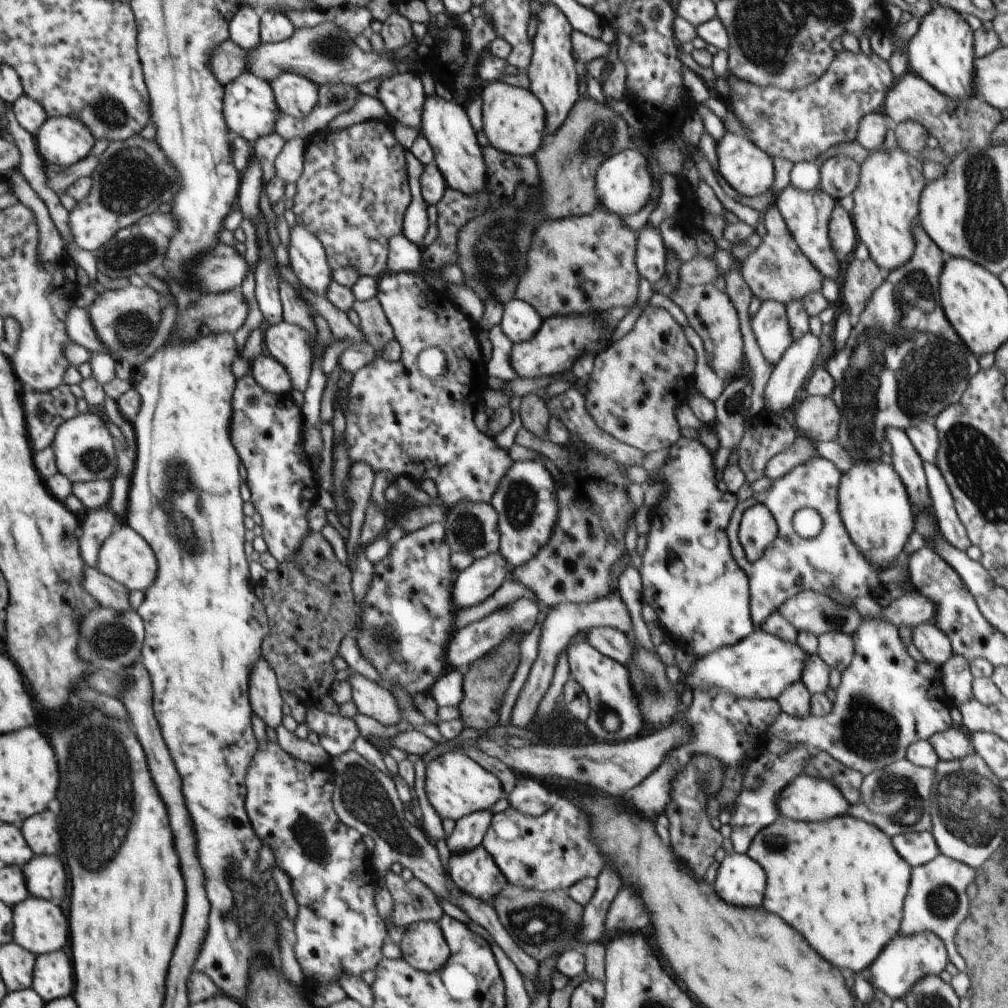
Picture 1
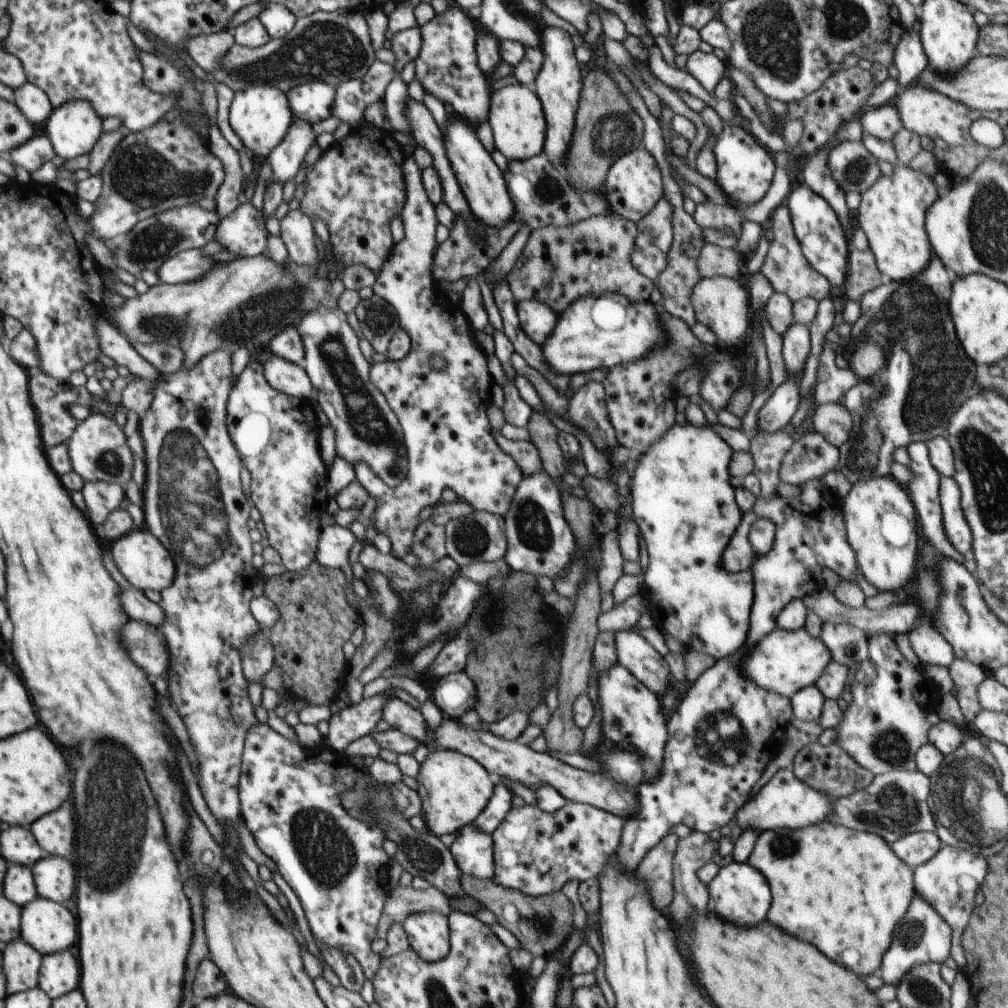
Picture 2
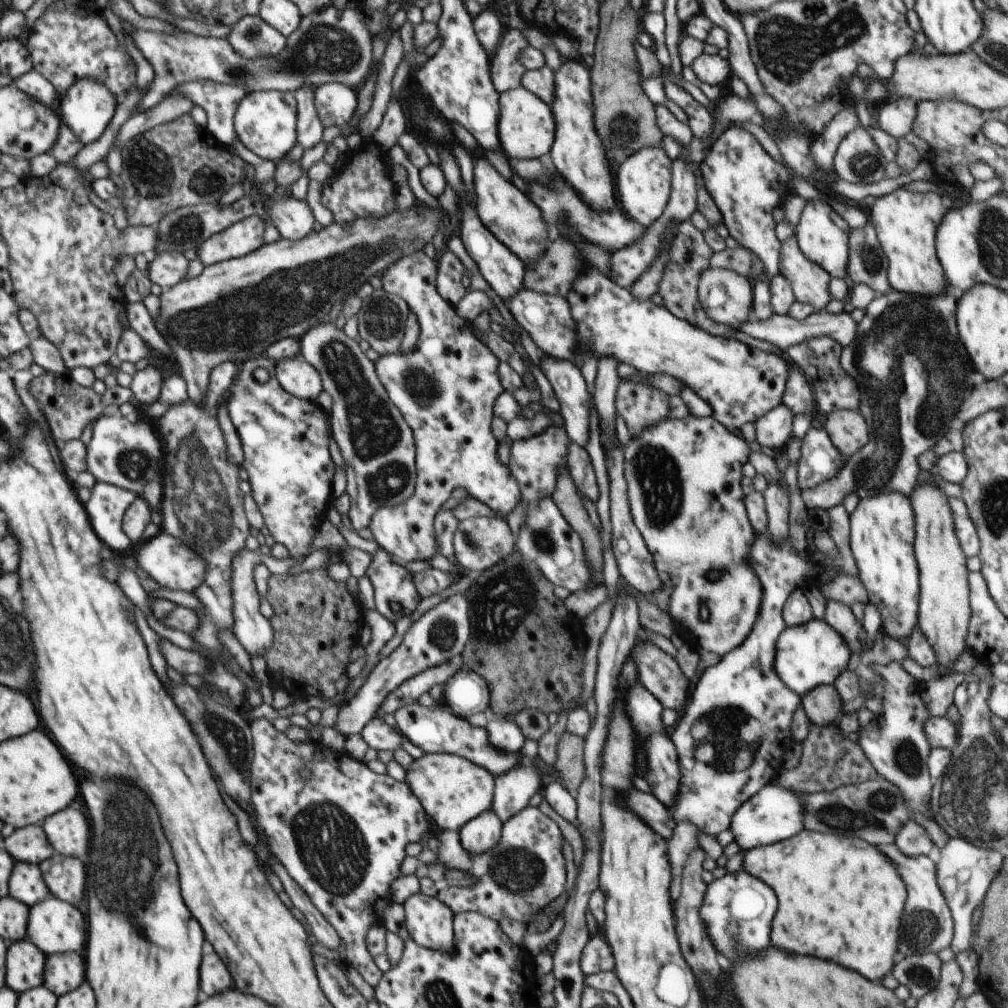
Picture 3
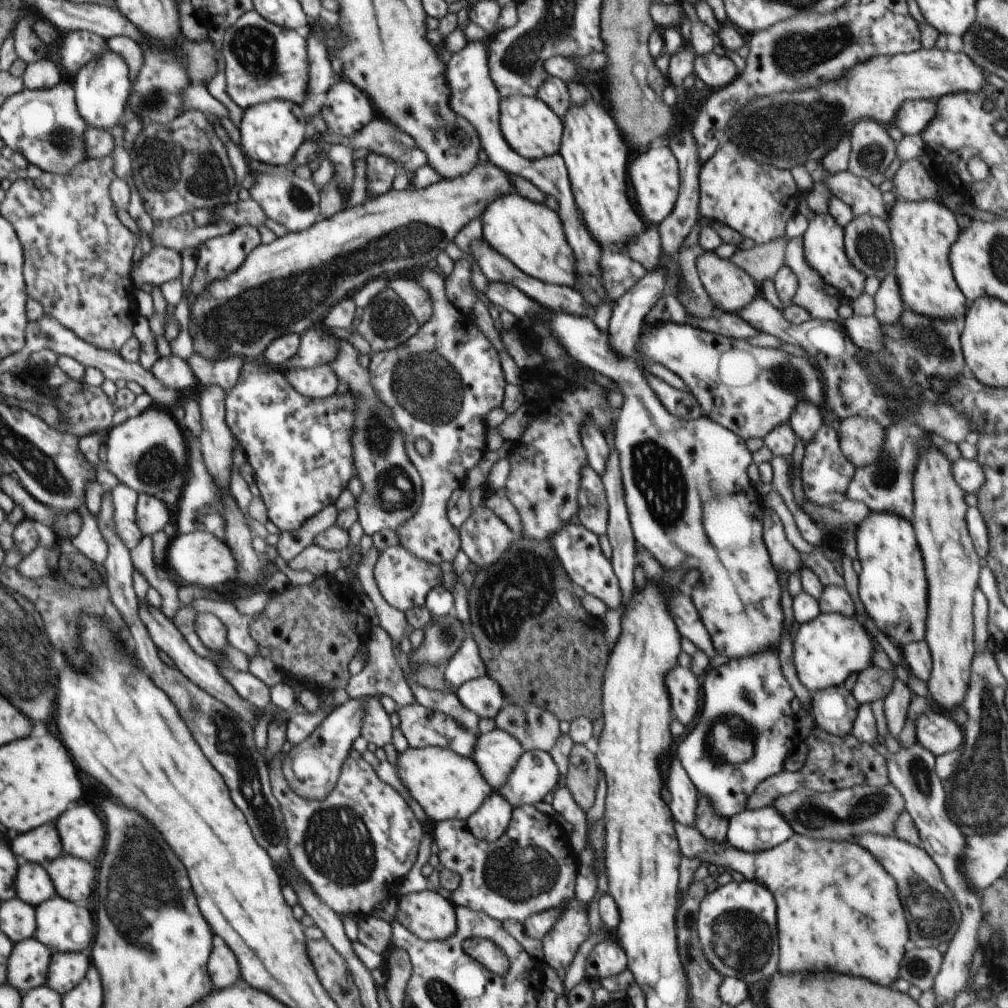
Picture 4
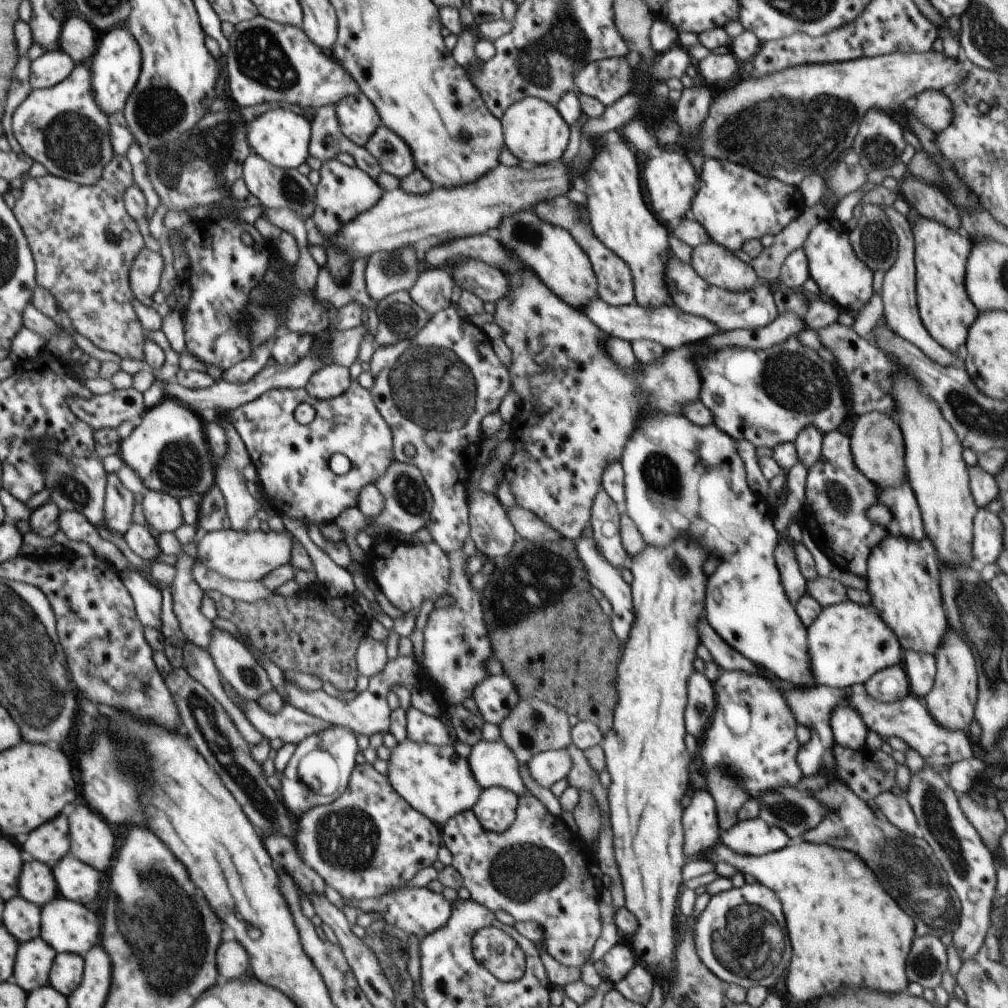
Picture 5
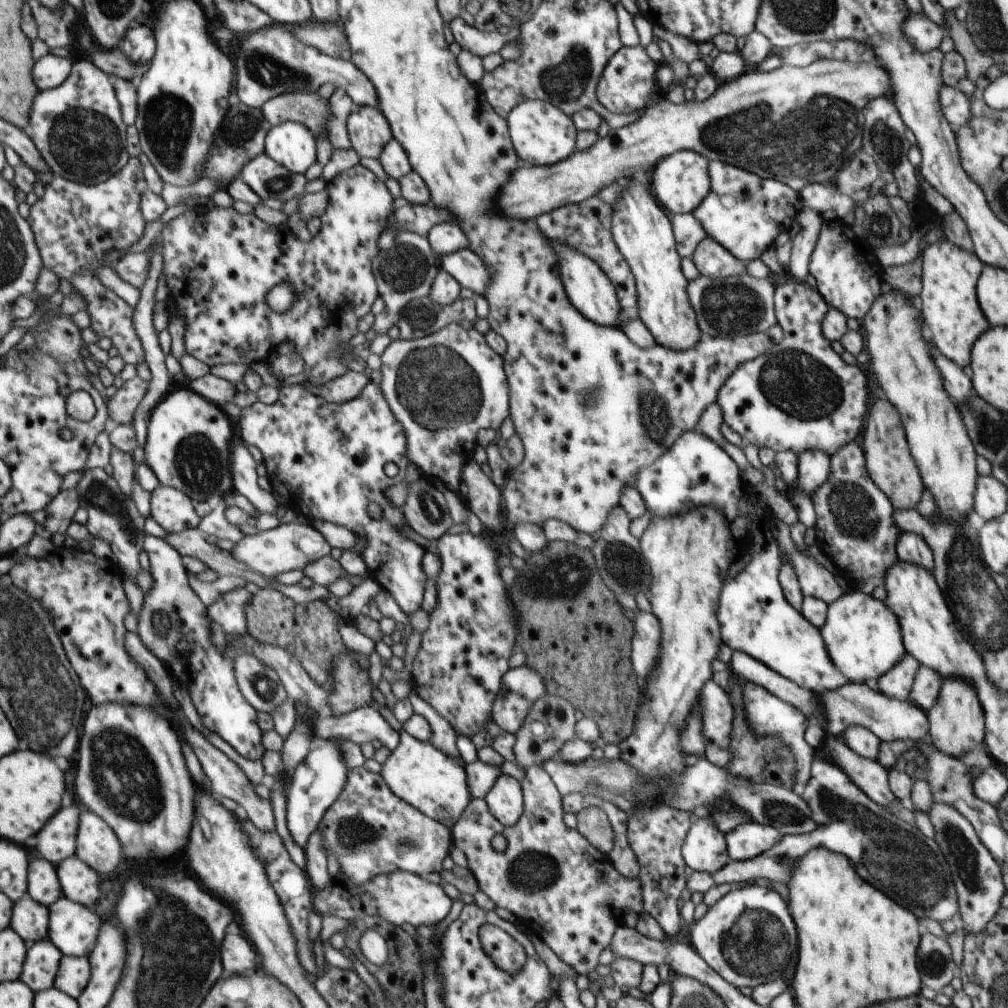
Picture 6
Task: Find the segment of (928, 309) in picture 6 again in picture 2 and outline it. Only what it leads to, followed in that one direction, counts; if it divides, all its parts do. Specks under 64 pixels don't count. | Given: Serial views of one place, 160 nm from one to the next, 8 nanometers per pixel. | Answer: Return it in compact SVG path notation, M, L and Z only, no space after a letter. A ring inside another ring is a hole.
M900 163L893 176L881 175L861 194L858 224L867 236L870 250L875 254L878 270L888 281L901 281L920 274L934 256L926 229L927 208L938 198L933 178L909 170Z

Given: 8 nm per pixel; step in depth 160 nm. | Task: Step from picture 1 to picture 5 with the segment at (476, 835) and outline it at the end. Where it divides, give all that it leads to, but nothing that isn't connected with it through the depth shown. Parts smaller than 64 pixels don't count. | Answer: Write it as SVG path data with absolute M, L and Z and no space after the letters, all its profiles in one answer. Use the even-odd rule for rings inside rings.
M566 749L538 752L524 764L531 777L544 788L567 778L572 768L572 758Z

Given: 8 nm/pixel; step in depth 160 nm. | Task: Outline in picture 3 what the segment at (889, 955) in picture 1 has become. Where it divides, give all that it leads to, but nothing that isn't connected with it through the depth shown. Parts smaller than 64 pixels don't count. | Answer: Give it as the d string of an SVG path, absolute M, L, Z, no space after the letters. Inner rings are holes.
M894 842L880 845L878 850L896 867L907 888L908 900L906 900L906 906L902 912L898 954L894 960L900 962L906 955L918 953L937 954L943 948L951 946L954 932L953 916L937 883L937 864L928 855L906 856Z

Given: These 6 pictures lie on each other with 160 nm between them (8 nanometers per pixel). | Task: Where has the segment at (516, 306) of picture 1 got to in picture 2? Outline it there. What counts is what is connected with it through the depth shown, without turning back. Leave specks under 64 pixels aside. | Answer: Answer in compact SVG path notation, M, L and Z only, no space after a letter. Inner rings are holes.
M521 300L517 302L517 315L523 331L542 346L554 332L559 314L539 300Z

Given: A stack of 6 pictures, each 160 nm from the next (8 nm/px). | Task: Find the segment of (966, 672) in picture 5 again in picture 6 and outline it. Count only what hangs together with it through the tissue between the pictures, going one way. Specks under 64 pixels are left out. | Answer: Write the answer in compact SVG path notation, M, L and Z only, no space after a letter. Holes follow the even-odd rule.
M947 678L943 683L936 704L928 711L928 738L933 745L948 756L958 758L972 750L972 742L984 740L985 716L976 691L962 679Z

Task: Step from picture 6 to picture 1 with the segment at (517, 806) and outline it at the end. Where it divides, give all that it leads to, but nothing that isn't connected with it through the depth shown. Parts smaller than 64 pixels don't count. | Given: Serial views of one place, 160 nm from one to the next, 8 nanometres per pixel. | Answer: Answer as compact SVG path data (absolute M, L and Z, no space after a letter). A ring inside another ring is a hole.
M482 845L468 852L451 854L448 864L448 874L455 887L486 904L491 905L508 884L506 876Z

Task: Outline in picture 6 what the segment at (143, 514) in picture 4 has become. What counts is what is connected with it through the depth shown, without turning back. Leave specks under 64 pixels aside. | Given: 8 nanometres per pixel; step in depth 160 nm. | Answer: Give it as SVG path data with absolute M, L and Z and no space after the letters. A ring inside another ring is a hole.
M159 486L151 492L151 516L168 533L198 527L201 521L189 496L165 486Z

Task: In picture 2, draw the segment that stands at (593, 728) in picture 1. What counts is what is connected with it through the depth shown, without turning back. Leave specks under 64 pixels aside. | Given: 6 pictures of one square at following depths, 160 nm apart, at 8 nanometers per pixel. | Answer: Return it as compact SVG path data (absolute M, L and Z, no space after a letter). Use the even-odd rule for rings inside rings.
M620 664L599 673L599 705L603 710L603 736L612 742L628 742L644 754L642 782L650 782L662 770L666 746L666 718L660 714L660 700L644 684Z

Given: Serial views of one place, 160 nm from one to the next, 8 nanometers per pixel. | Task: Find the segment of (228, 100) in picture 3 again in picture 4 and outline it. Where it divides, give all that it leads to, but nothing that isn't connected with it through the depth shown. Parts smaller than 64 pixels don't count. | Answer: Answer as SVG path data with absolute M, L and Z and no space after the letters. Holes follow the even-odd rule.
M252 10L245 12L232 26L226 28L222 44L226 60L227 93L240 108L246 110L276 99L284 99L297 105L305 101L309 83L307 39L298 34L296 29L285 29L268 22L258 11Z

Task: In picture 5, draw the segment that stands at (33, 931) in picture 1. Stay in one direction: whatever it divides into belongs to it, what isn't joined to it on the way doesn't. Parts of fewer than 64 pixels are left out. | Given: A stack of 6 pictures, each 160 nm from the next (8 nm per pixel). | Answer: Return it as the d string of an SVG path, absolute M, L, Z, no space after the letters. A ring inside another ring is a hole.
M58 897L45 904L41 909L41 936L58 953L72 953L85 956L98 944L98 916L82 906L82 902Z

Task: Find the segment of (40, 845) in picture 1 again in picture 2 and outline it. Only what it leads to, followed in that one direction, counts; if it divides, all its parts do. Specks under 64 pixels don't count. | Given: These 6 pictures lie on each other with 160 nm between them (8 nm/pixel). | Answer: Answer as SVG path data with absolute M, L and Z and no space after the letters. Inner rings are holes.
M57 808L56 812L41 816L29 828L46 854L54 856L72 854L74 816L70 808Z

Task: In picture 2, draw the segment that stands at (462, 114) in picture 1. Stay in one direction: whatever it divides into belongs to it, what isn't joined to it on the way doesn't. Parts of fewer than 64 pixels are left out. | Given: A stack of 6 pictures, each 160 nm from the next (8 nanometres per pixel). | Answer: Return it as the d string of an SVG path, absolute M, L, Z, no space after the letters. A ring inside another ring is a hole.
M455 115L455 118L447 120L447 130L448 133L443 135L447 158L450 159L454 174L471 211L485 226L502 228L510 222L516 212L513 198L507 189L505 173L494 163L491 154L478 140L475 128L468 122Z

